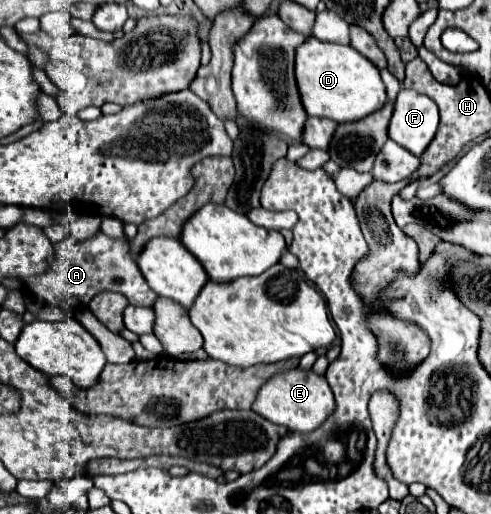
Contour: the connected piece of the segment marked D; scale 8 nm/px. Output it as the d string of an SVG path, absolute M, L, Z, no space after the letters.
M308 39L296 49L296 81L310 117L328 117L336 123L360 121L386 103L386 89L378 67L350 45Z

